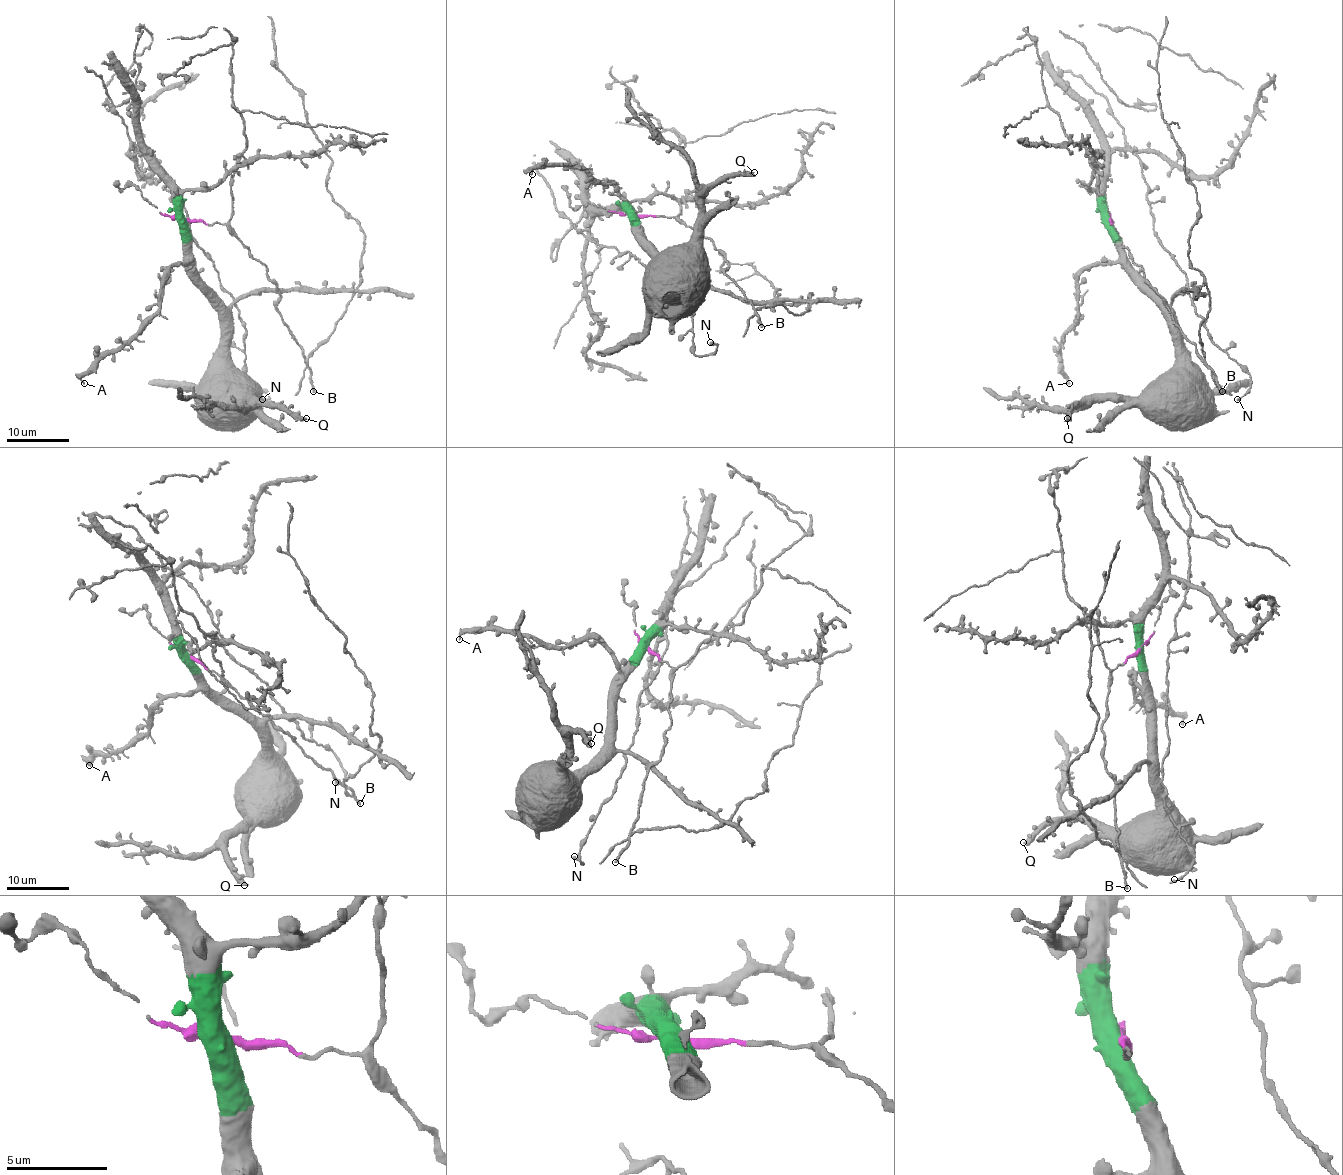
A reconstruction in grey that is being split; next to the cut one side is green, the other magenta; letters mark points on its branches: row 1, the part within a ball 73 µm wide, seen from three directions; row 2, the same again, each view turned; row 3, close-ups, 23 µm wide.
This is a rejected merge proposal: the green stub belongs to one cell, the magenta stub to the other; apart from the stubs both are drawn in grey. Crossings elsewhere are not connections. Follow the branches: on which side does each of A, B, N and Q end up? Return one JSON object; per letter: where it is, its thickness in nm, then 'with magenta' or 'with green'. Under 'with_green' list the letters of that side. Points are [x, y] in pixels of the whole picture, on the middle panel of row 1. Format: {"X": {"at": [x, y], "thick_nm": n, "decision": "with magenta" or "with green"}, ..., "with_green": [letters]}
{"A": {"at": [532, 174], "thick_nm": 190, "decision": "with green"}, "B": {"at": [761, 327], "thick_nm": 280, "decision": "with magenta"}, "N": {"at": [710, 342], "thick_nm": 300, "decision": "with green"}, "Q": {"at": [754, 172], "thick_nm": 440, "decision": "with green"}, "with_green": ["A", "N", "Q"]}

